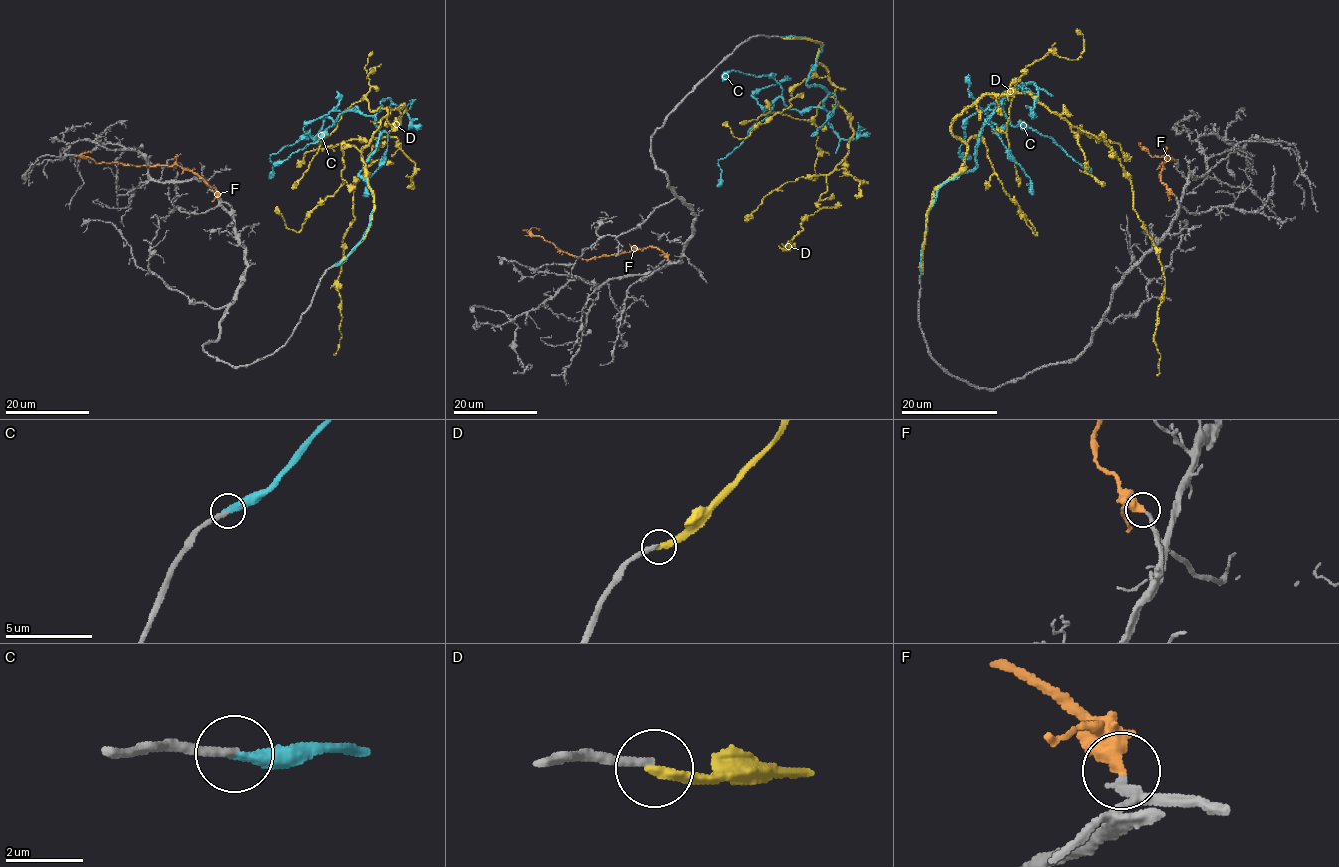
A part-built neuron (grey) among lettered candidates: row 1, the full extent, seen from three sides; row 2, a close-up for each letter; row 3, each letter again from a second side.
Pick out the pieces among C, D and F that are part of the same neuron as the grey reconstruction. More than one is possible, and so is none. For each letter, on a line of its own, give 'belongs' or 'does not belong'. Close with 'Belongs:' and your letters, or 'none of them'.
C: belongs
D: does not belong
F: belongs
Belongs: C, F

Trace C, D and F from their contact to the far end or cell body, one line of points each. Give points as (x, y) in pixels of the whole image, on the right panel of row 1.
C: (920, 273), (935, 193), (976, 166), (982, 126), (1005, 97), (990, 109), (1049, 137), (1091, 173)
D: (921, 274), (931, 193), (966, 151), (952, 122), (1030, 93), (1130, 180), (1165, 281), (1156, 375)
F: (1173, 194), (1161, 181), (1160, 174), (1167, 158), (1174, 160), (1165, 156), (1153, 157), (1141, 144)

